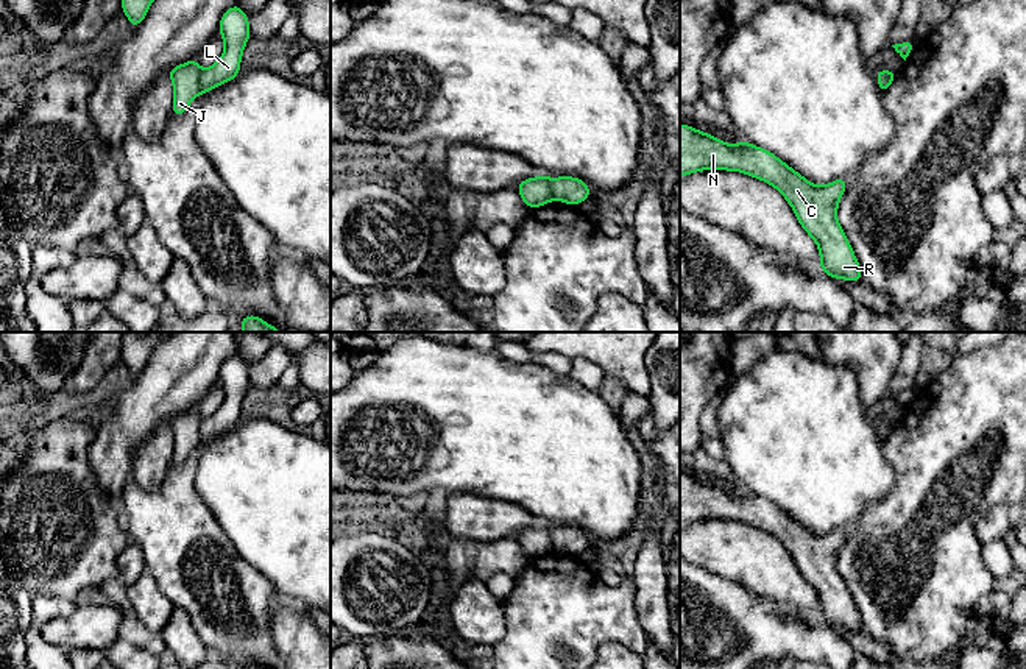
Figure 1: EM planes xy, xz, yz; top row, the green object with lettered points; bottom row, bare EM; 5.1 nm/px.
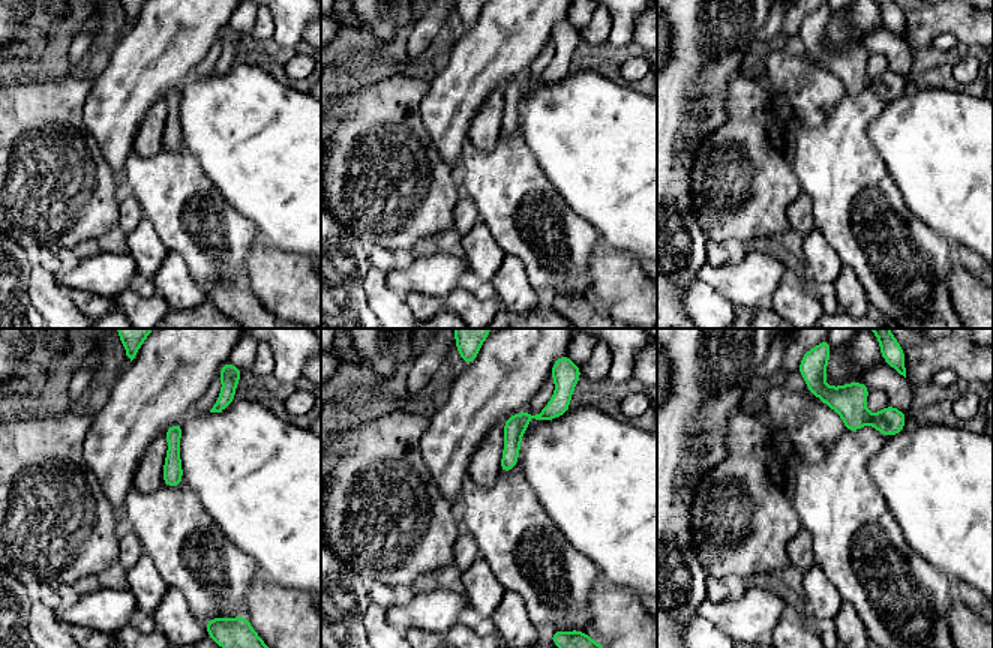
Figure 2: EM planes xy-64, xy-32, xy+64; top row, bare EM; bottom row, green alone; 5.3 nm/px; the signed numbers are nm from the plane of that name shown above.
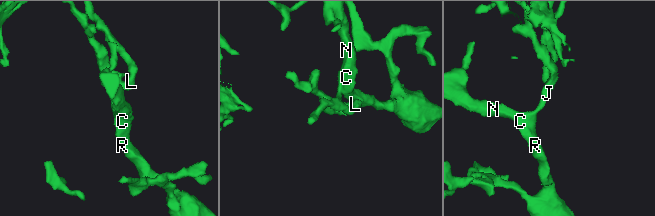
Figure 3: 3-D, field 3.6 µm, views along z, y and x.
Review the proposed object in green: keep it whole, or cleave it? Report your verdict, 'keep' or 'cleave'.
cleave

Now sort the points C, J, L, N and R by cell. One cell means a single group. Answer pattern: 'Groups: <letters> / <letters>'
Groups: C J N R / L

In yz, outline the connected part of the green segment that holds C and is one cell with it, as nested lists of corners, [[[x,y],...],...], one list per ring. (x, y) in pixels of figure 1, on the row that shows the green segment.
[[[680,123],[680,178],[719,168],[741,172],[775,187],[792,207],[800,226],[817,243],[820,270],[831,279],[864,281],[861,265],[837,221],[837,206],[848,178],[815,186],[766,148],[741,137],[741,143],[720,139]]]

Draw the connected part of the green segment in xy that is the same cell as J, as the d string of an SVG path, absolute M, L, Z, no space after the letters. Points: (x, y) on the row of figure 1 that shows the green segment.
M196 58L168 70L167 76L173 81L172 117L182 115L189 104L201 94L198 83L201 72L203 69L200 67Z

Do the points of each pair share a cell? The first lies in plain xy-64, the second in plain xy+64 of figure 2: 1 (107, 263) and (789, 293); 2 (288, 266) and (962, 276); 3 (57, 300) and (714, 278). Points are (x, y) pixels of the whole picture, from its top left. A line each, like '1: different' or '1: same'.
1: different
2: same
3: different

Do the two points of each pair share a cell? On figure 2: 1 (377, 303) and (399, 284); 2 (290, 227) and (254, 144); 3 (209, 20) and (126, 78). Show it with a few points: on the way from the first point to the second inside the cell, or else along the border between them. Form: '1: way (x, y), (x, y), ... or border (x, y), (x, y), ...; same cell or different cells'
1: border (384, 273), (384, 281), (404, 296); different cells
2: way (284, 206), (281, 203), (281, 171), (275, 165); same cell
3: way (188, 24), (147, 62); same cell

